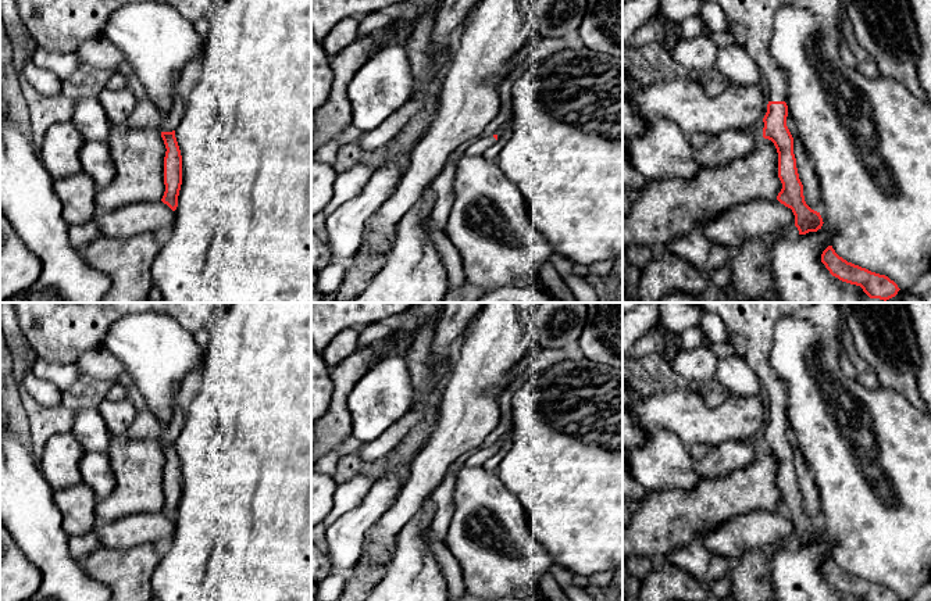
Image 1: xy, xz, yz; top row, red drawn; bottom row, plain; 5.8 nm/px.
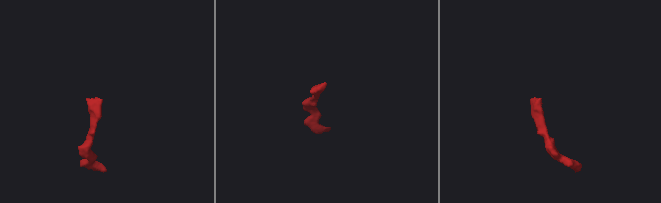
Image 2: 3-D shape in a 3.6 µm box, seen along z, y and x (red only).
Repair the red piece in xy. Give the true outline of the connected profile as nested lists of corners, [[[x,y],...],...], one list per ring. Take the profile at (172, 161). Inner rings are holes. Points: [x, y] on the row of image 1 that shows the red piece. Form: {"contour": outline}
{"contour": [[[175,130],[161,132],[165,144],[164,157],[164,185],[165,192],[161,198],[172,211],[178,207],[178,196],[182,185],[182,155],[175,137]]]}

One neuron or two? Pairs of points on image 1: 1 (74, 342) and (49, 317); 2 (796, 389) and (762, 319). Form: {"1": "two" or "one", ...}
{"1": "one", "2": "two"}

